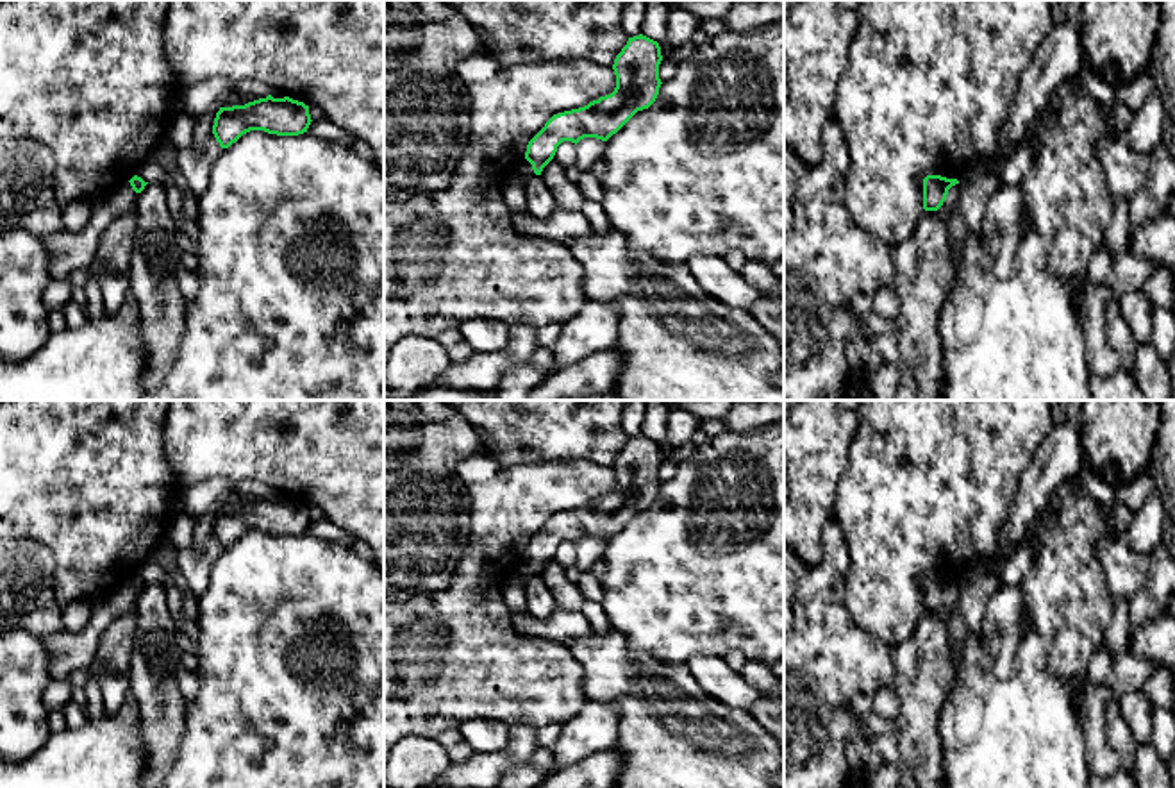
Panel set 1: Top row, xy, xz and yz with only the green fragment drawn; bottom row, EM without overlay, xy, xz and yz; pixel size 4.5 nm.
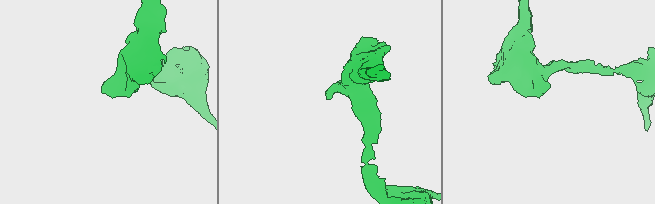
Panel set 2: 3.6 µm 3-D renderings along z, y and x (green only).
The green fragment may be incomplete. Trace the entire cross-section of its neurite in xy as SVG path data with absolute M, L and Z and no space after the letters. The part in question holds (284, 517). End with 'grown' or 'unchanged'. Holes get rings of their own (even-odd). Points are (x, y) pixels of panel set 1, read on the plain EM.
M268 495L245 506L220 507L212 534L221 549L229 549L250 531L298 536L307 532L311 522L309 506L304 502Z; unchanged

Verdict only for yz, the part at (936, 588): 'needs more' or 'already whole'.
needs more

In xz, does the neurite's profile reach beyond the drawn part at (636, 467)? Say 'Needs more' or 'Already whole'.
Needs more

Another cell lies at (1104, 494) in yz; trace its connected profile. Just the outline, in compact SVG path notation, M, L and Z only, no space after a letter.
M1084 465L1084 468L1077 475L1079 482L1086 488L1086 491L1100 504L1100 506L1120 506L1116 488L1107 484L1093 468Z

